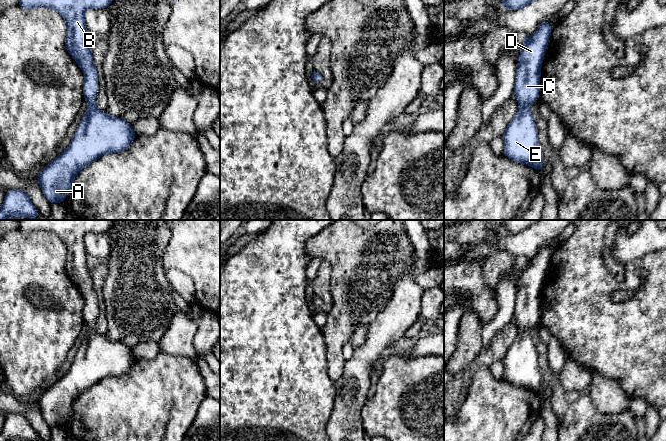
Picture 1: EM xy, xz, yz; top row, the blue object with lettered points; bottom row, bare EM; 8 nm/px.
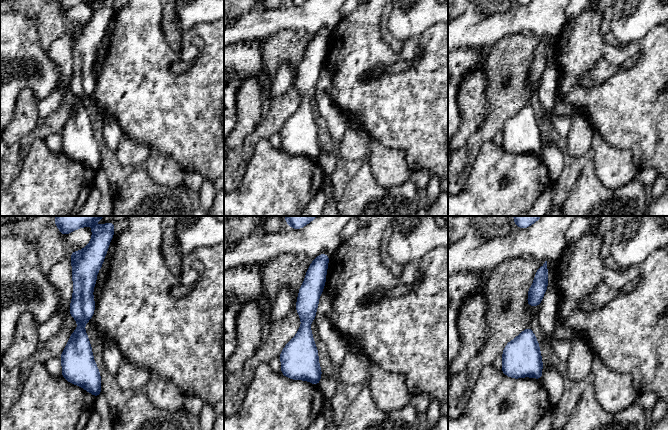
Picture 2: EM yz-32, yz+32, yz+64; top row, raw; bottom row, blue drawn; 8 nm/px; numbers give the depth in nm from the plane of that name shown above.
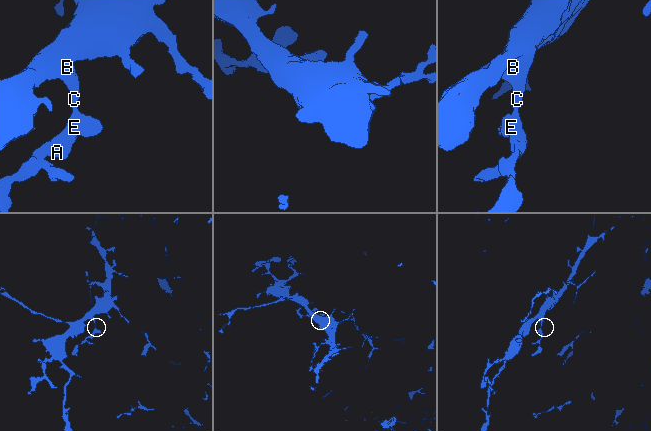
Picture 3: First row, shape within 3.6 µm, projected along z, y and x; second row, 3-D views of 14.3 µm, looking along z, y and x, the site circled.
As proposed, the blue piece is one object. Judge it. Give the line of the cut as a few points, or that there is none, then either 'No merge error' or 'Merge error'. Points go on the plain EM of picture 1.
No split. No merge error

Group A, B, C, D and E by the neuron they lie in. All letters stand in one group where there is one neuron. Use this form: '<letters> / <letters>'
A B C D E

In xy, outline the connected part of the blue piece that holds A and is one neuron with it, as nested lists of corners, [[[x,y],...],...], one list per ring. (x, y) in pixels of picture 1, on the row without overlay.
[[[19,220],[18,229],[26,234],[46,231],[56,234],[65,243],[67,248],[66,273],[85,297],[83,319],[89,328],[88,333],[76,353],[70,370],[37,398],[38,408],[50,427],[63,428],[65,420],[72,415],[74,401],[84,391],[102,379],[126,374],[136,361],[131,348],[122,342],[110,340],[94,329],[98,314],[98,300],[90,274],[91,261],[85,250],[84,237],[88,233],[107,232],[113,222],[114,220]]]

